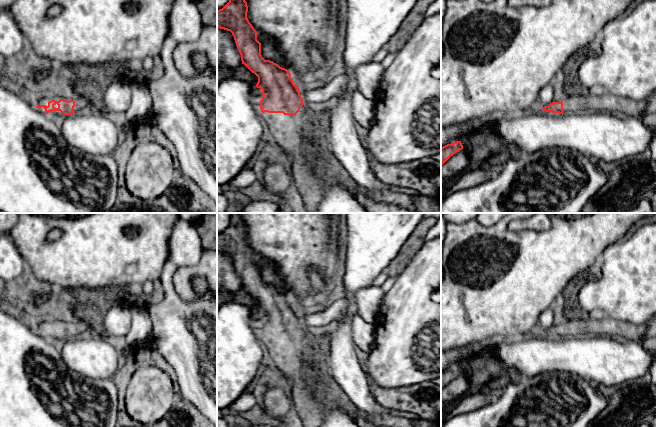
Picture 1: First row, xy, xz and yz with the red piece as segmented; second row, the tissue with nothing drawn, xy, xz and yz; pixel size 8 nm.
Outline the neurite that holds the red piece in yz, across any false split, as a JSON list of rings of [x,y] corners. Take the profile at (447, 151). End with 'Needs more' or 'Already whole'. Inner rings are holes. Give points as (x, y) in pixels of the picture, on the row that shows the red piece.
[[[461,141],[441,147],[441,166],[454,154],[463,149]]]. Already whole

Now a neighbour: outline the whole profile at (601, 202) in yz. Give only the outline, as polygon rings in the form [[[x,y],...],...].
[[[637,158],[615,164],[607,176],[606,184],[584,206],[580,213],[621,213],[628,209],[628,203],[636,205],[656,190],[656,161],[639,161]]]

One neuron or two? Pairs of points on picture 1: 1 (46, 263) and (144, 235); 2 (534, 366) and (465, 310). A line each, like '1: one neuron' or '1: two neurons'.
1: one neuron
2: two neurons

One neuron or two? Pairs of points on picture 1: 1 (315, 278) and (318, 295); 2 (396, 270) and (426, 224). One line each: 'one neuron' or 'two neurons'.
1: one neuron
2: one neuron

